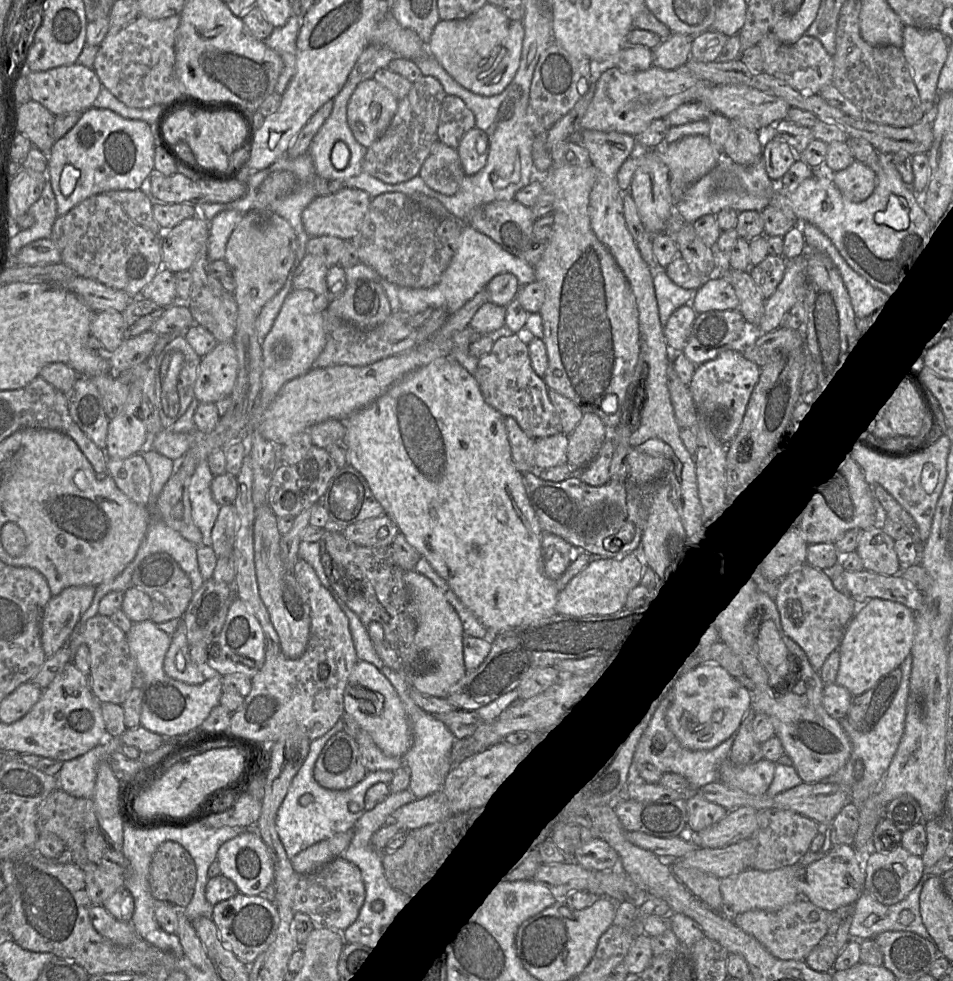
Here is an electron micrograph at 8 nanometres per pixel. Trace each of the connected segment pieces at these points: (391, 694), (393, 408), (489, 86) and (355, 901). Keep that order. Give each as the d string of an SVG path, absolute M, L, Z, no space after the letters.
M358 660L344 690L344 712L351 715L387 757L402 758L411 748L412 733L399 695L382 671Z
M443 357L409 372L373 403L349 416L344 423L346 433L343 441L347 447L348 464L363 475L385 514L398 526L399 533L402 533L407 542L427 559L460 601L489 630L489 637L556 613L560 586L544 572L541 551L544 532L526 493L523 473L513 462L505 416L485 401L477 380L459 362L452 357Z
M487 2L464 19L440 19L428 50L459 83L479 94L495 95L508 86L519 68L524 35L522 20L510 19L500 8Z
M338 856L314 872L297 874L291 909L307 914L315 928L344 931L357 919L364 899L365 886L359 868Z

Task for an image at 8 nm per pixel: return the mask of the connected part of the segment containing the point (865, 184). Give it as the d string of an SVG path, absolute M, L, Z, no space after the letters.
M858 160L847 168L834 172L832 179L839 191L853 202L861 202L872 195L876 187L876 172Z

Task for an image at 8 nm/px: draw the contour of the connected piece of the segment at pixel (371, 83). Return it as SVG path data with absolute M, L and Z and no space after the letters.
M373 78L357 85L347 106L347 122L355 139L366 148L390 125L399 101Z

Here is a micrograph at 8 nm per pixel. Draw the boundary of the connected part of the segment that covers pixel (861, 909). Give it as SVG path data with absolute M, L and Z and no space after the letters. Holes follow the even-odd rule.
M923 874L917 886L901 902L886 906L879 903L873 896L863 891L855 902L854 916L849 928L850 939L863 940L874 938L886 931L913 932L932 941L920 914L920 894L929 874ZM903 910L910 910L914 914L914 920L908 924L901 924L899 917Z

